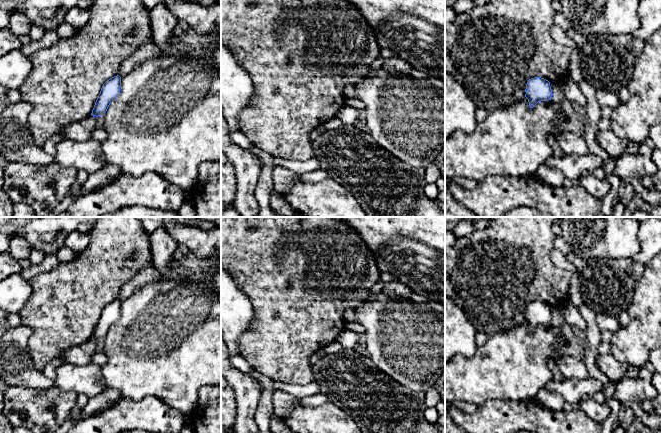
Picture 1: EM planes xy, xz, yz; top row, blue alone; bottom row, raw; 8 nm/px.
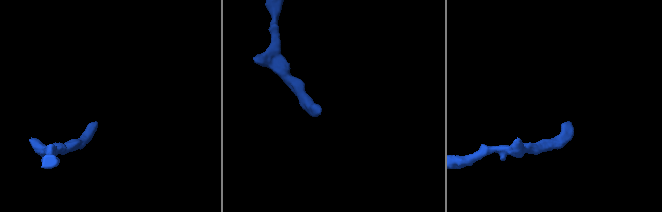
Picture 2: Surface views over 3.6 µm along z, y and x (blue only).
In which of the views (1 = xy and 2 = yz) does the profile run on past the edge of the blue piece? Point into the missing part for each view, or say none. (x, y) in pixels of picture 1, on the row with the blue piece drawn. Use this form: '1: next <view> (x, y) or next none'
1: next none
2: next none

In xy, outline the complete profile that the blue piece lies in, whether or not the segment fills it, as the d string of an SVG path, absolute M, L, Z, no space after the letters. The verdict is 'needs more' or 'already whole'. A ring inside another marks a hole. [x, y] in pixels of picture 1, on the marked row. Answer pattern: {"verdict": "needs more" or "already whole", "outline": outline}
{"verdict": "already whole", "outline": "M119 75L107 80L101 88L100 94L98 95L91 115L98 117L105 113L111 101L119 94L120 87L121 77Z"}

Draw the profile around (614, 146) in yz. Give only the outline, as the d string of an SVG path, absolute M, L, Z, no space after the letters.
M598 130L596 140L599 146L612 158L616 158L623 153L638 154L640 145L629 140L620 139L611 130Z

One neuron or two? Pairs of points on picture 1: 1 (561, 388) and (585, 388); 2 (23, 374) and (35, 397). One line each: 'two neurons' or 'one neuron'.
1: one neuron
2: two neurons

